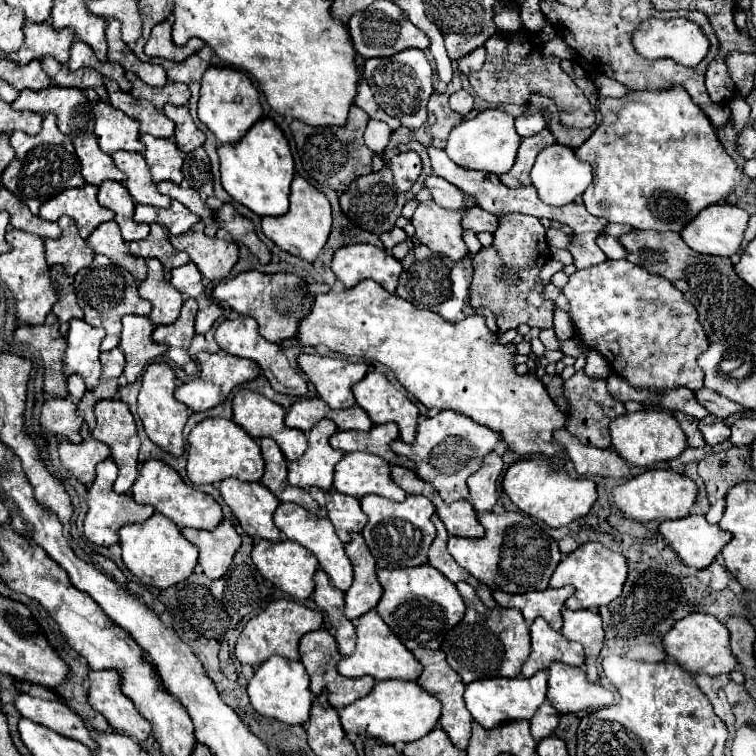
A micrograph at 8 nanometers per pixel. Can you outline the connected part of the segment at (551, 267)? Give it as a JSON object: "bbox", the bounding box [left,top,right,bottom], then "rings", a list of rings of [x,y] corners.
{"bbox":[541,259,564,283],"rings":[[[555,259],[547,261],[547,265],[545,265],[545,267],[543,267],[543,271],[541,271],[541,279],[543,279],[543,283],[545,283],[545,281],[549,281],[555,273],[563,271],[563,269],[564,264],[556,261]]]}

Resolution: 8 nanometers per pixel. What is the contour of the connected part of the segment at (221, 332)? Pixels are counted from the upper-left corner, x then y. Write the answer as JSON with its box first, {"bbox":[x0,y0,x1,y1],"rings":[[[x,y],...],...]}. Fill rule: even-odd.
{"bbox":[215,315,307,397],"rings":[[[239,315],[237,319],[229,319],[229,321],[223,321],[217,329],[215,329],[215,341],[217,345],[227,351],[229,355],[237,355],[237,357],[245,357],[245,359],[251,359],[255,363],[259,363],[259,367],[263,369],[265,377],[269,379],[271,387],[279,393],[285,393],[285,395],[293,395],[293,397],[305,397],[307,395],[307,379],[303,377],[303,373],[295,371],[287,357],[283,355],[281,347],[277,343],[271,343],[267,339],[261,339],[259,331],[257,331],[257,321],[249,315]]]}

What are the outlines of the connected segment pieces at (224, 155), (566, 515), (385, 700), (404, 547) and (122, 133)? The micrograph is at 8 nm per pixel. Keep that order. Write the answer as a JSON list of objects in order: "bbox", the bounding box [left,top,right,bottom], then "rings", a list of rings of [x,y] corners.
[{"bbox":[217,117,293,217],"rings":[[[261,117],[237,143],[217,149],[221,159],[223,189],[241,205],[261,217],[277,217],[289,209],[289,185],[293,179],[293,157],[283,131],[269,117]]]},{"bbox":[501,459,597,529],"rings":[[[523,459],[513,463],[505,471],[505,483],[501,481],[501,485],[507,497],[521,513],[535,517],[553,529],[569,525],[579,517],[585,517],[597,499],[595,483],[591,479],[583,479],[583,477],[571,479],[563,471],[545,469],[543,459]]]},{"bbox":[339,679,441,745],"rings":[[[395,679],[379,681],[369,695],[357,699],[355,703],[339,711],[343,729],[347,733],[357,733],[357,735],[367,733],[387,745],[417,741],[419,737],[427,735],[431,729],[437,727],[439,715],[441,715],[441,703],[431,693],[427,693],[415,681],[395,681]]]},{"bbox":[361,495,435,569],"rings":[[[365,495],[361,499],[363,513],[369,517],[369,523],[361,531],[365,537],[371,555],[377,561],[377,567],[399,569],[399,567],[417,567],[427,563],[429,545],[435,539],[435,527],[431,523],[431,515],[435,513],[435,505],[423,495],[407,495],[403,503],[389,501],[381,495]]]},{"bbox":[95,101,145,155],"rings":[[[107,101],[95,103],[95,135],[99,147],[109,155],[119,149],[145,151],[145,145],[139,139],[139,123],[111,107]]]}]

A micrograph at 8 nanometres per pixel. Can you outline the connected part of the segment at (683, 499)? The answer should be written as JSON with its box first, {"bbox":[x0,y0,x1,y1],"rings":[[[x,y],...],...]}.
{"bbox":[613,469,699,521],"rings":[[[651,469],[645,471],[637,477],[631,477],[629,481],[625,481],[623,485],[619,485],[613,491],[615,497],[615,507],[625,513],[627,517],[635,519],[635,521],[665,521],[665,519],[681,519],[687,517],[695,499],[699,495],[699,489],[695,485],[695,481],[691,481],[689,477],[675,473],[671,469]]]}

